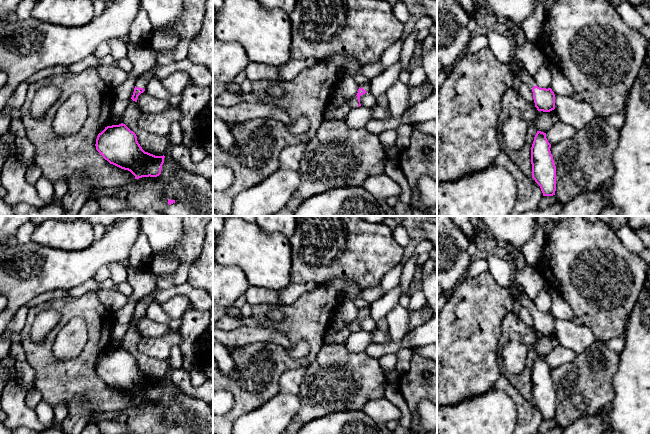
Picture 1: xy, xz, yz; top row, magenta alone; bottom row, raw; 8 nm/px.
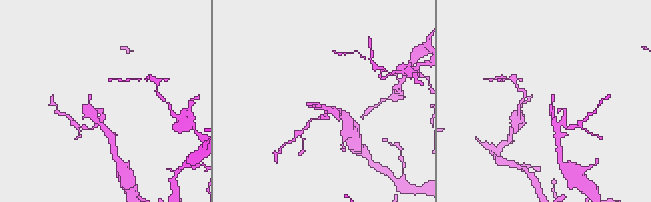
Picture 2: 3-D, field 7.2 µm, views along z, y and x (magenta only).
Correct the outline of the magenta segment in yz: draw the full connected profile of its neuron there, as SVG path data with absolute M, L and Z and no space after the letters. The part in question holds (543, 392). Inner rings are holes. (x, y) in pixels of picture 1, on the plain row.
M537 355L531 371L532 402L540 410L543 420L553 420L556 415L556 390L550 372L546 357Z

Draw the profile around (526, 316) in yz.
M522 307L519 316L525 324L535 329L532 313L527 308Z

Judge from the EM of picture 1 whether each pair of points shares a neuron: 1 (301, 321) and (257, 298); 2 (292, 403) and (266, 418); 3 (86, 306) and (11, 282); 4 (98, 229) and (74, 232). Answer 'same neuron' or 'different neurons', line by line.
1: different neurons
2: same neuron
3: different neurons
4: different neurons

